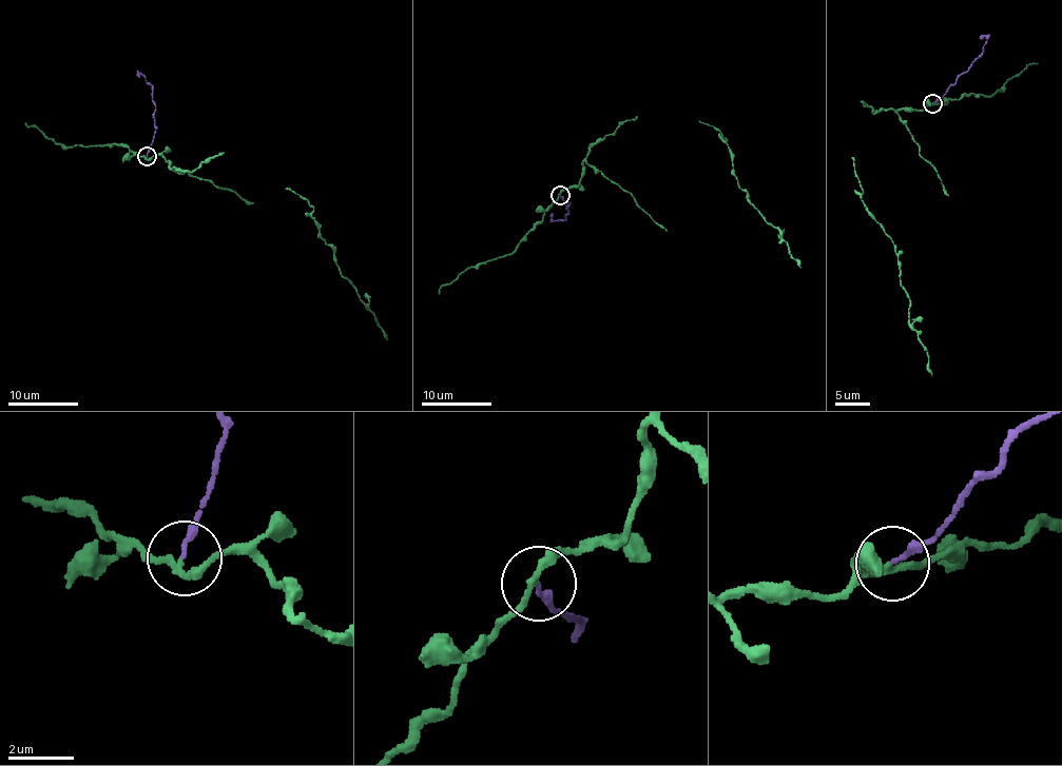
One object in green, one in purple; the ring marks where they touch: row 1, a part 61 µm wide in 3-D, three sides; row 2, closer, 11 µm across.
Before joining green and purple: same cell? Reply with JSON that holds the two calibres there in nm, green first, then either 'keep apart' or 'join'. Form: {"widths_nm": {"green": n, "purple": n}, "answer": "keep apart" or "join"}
{"widths_nm": {"green": 170, "purple": 170}, "answer": "keep apart"}

